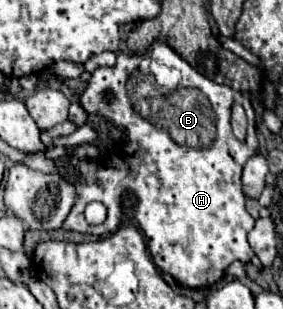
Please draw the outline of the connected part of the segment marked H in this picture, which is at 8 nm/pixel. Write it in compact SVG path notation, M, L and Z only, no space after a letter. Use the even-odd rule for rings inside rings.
M154 41L146 53L118 53L114 67L98 67L92 73L80 103L88 113L100 113L110 123L124 127L128 131L128 145L124 147L122 155L102 157L98 165L86 159L68 157L78 165L84 181L76 183L78 201L62 227L80 233L108 235L114 233L124 219L132 219L142 231L154 263L182 285L202 289L216 283L234 261L248 263L254 255L246 241L246 235L254 227L254 217L244 207L244 191L240 183L242 163L258 149L258 139L254 133L254 108L246 94L226 85L218 85L204 75L182 77L182 87L196 87L210 99L216 115L216 137L210 147L176 145L176 141L168 137L168 131L144 119L132 107L126 95L126 81L130 73L134 69L148 71L150 61L174 67L178 71L184 69L186 63L166 41ZM232 101L242 103L248 113L248 135L244 141L238 141L230 127ZM90 201L102 201L106 205L108 217L102 225L86 223L84 207Z

